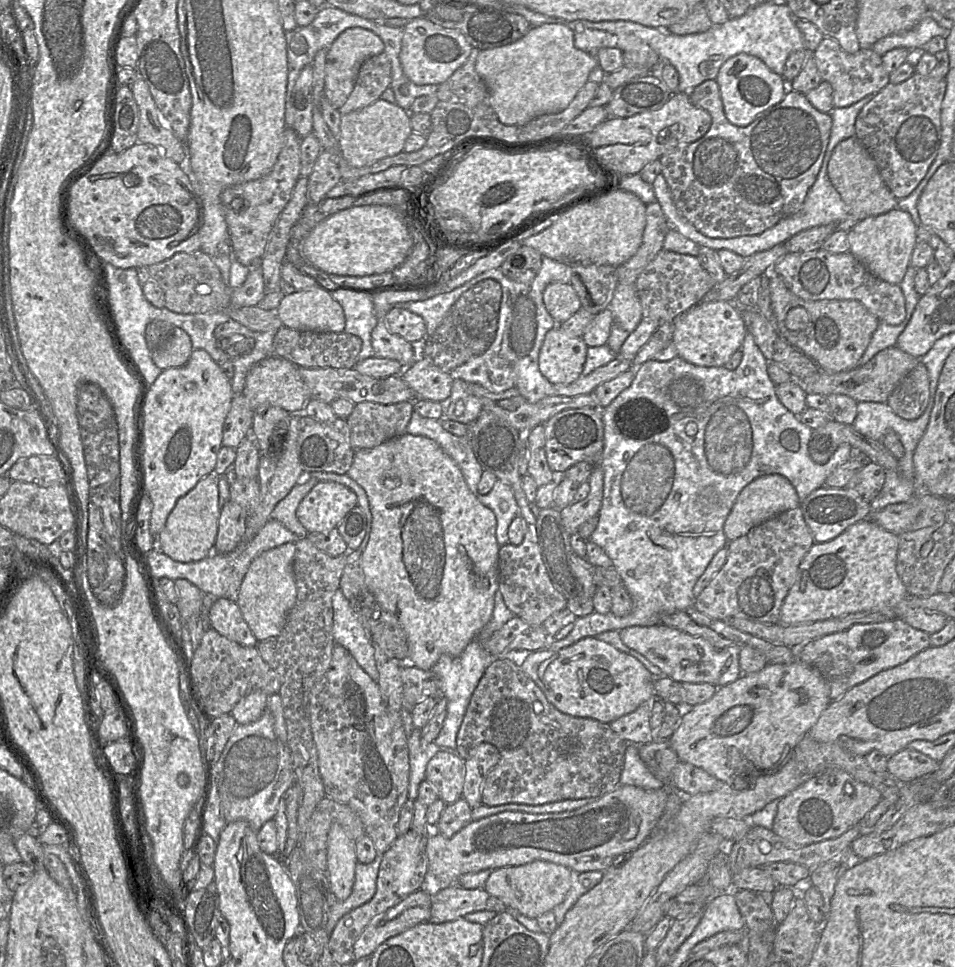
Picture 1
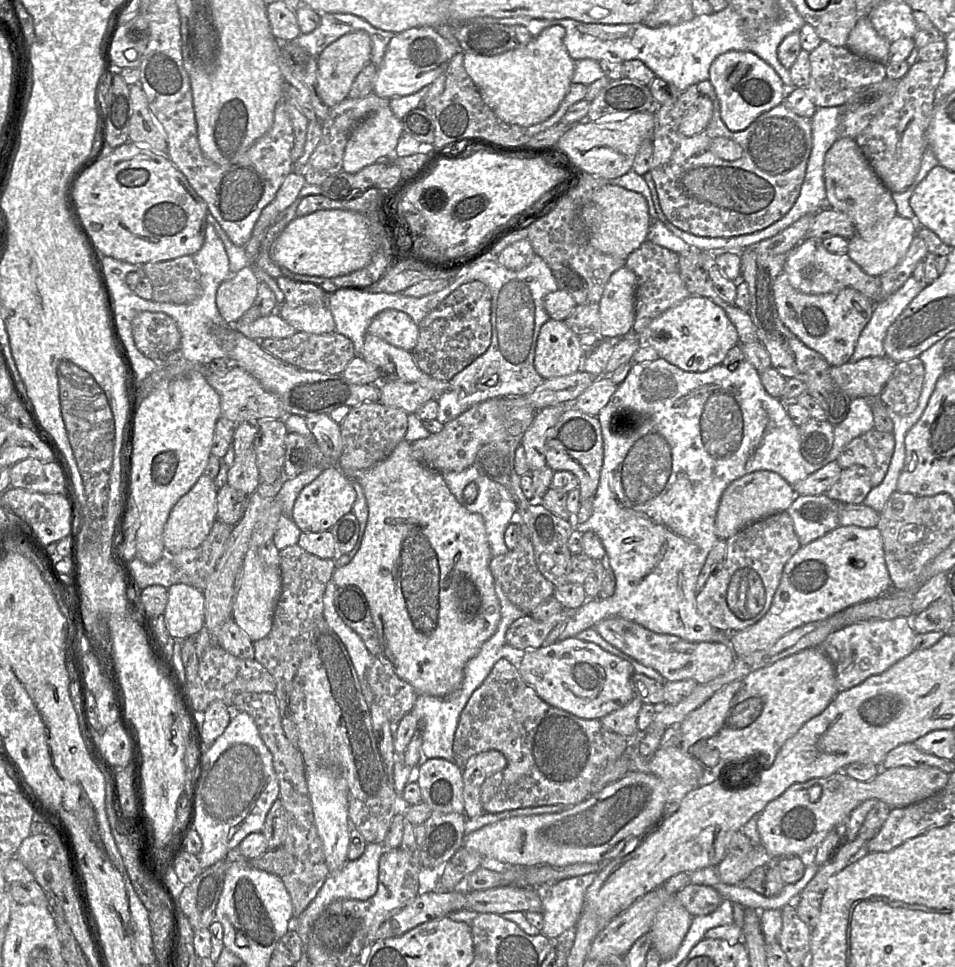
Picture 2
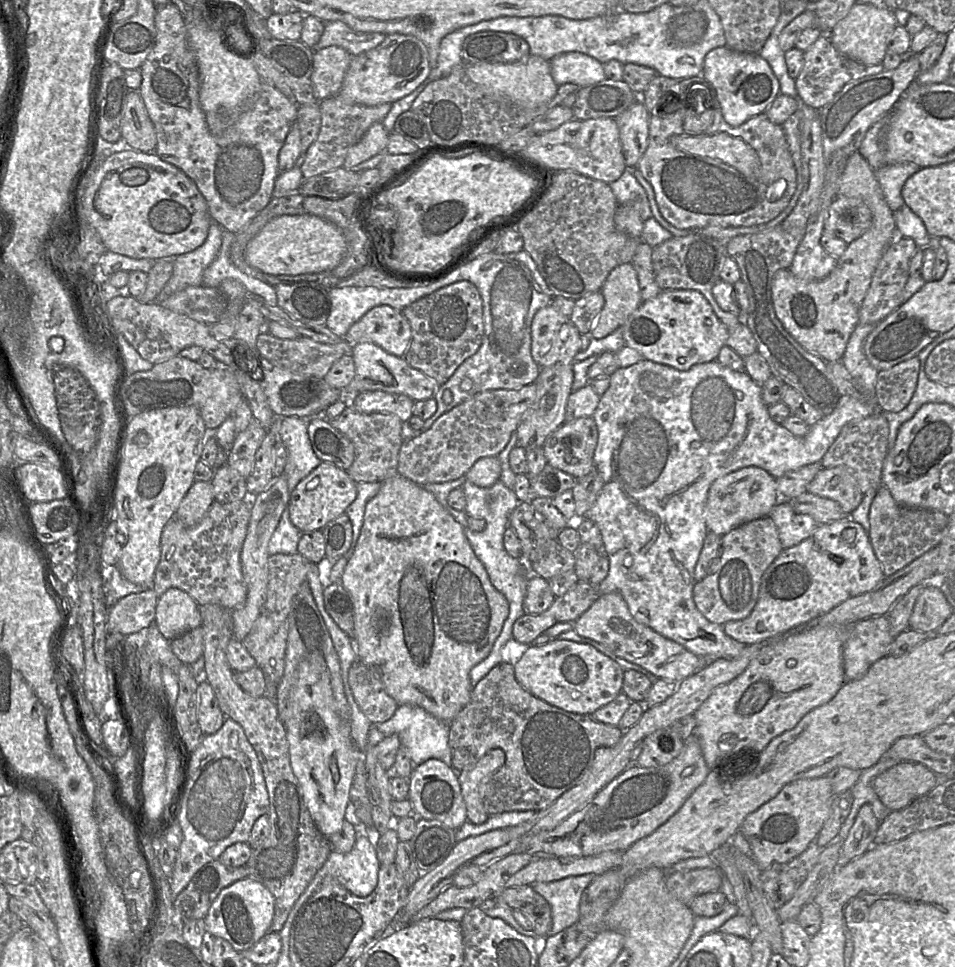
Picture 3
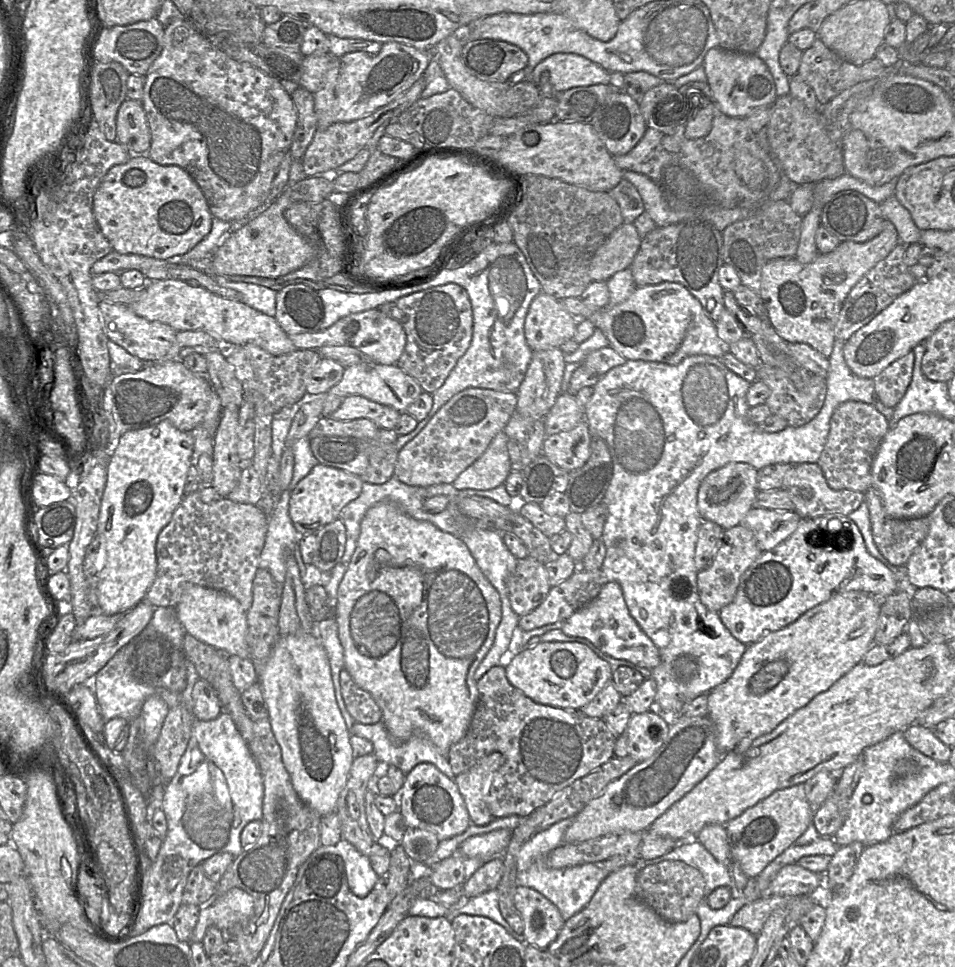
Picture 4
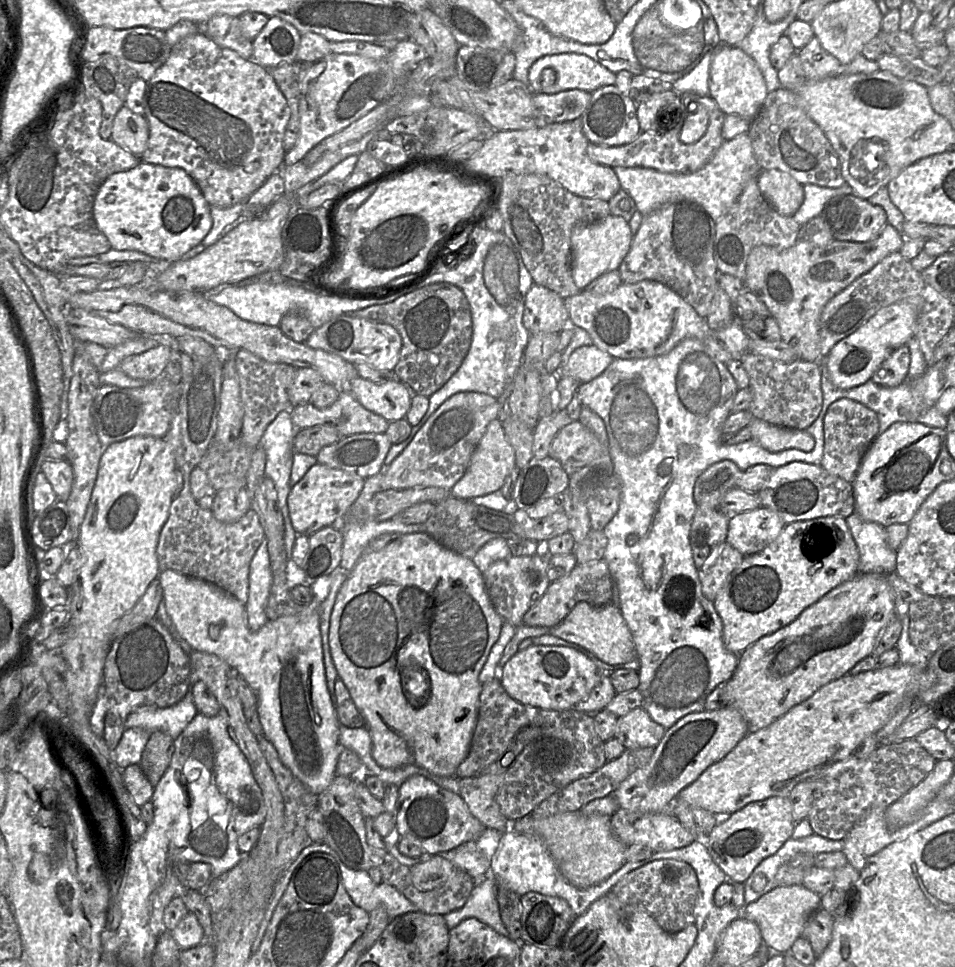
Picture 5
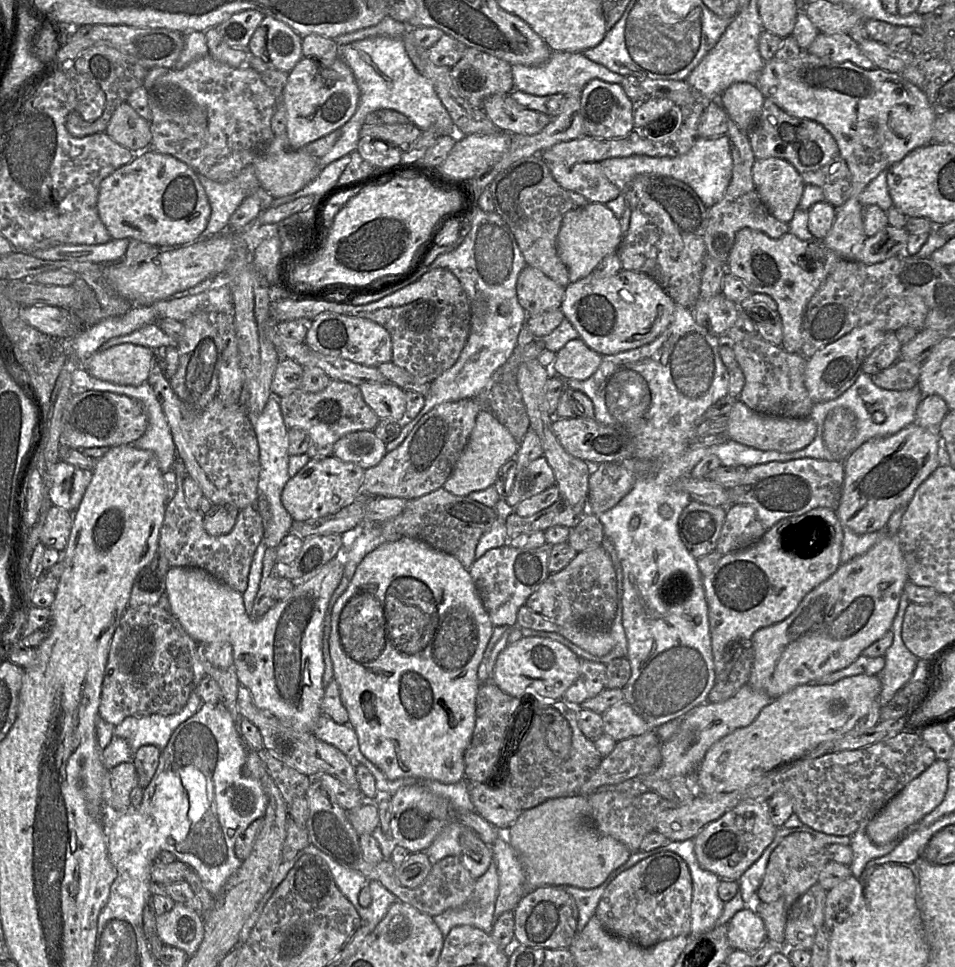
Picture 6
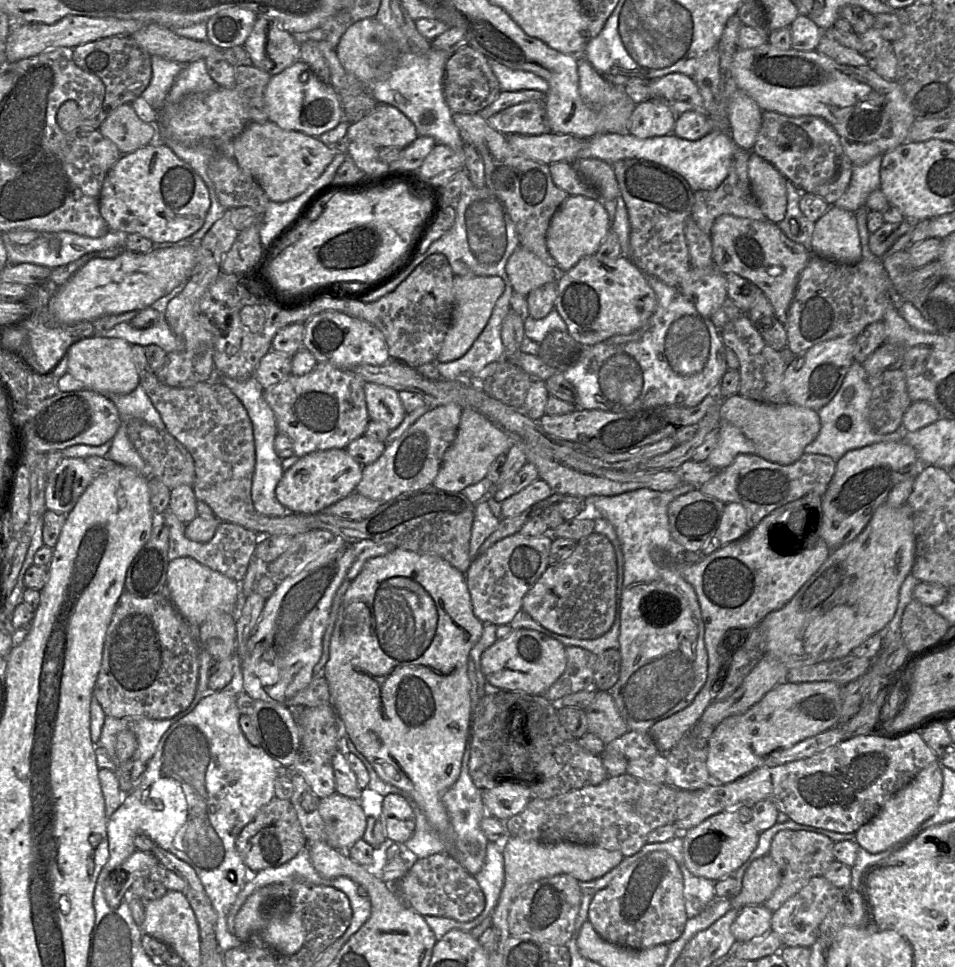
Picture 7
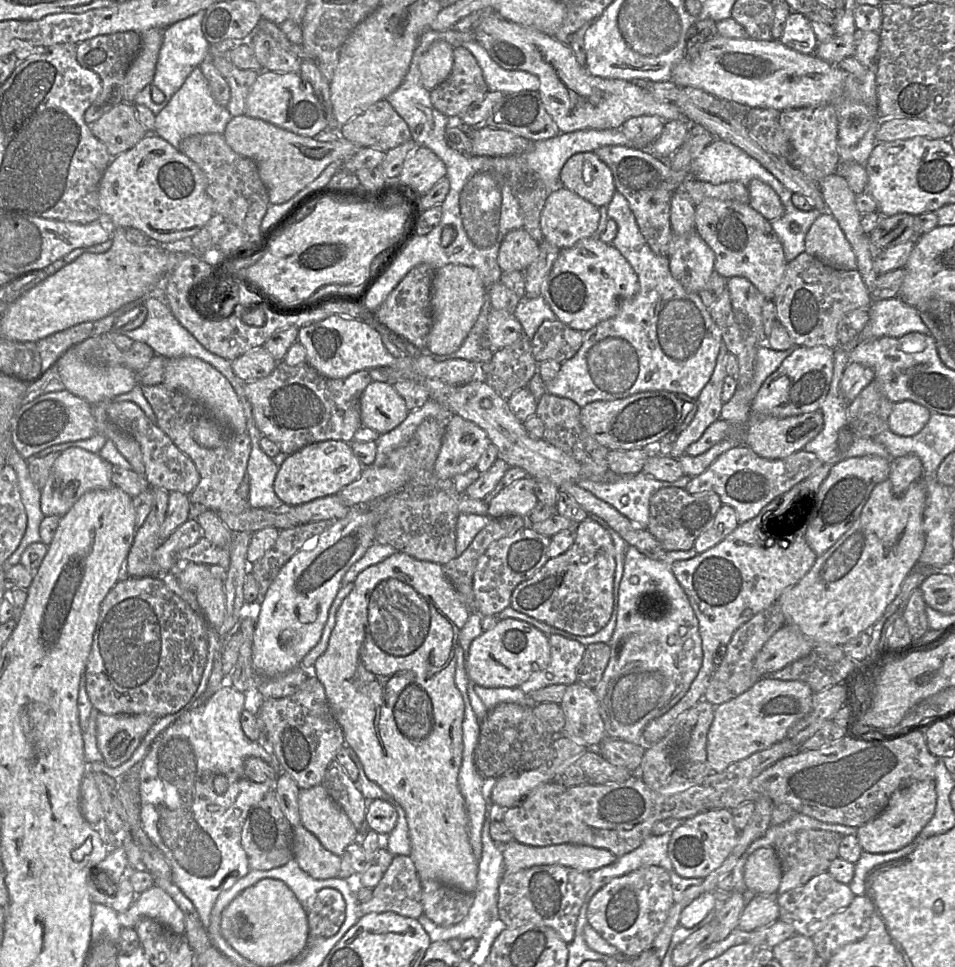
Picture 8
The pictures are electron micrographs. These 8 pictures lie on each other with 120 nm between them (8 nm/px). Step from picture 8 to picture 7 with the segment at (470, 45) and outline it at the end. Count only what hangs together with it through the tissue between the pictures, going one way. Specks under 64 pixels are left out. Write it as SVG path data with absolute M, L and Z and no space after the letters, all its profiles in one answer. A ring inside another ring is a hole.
M488 59L488 63L499 81L501 91L536 90L544 94L548 91L547 81L533 72L513 70L493 59Z

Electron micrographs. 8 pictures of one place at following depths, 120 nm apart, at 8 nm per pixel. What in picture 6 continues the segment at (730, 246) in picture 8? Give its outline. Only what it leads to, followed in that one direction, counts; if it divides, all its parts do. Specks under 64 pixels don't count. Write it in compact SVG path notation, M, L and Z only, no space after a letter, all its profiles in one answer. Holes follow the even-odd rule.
M742 228L736 234L726 273L742 279L751 293L767 294L776 302L783 324L781 346L789 353L800 354L803 344L802 323L807 305L841 259L816 239L801 240L790 232L779 238L771 238L763 232Z

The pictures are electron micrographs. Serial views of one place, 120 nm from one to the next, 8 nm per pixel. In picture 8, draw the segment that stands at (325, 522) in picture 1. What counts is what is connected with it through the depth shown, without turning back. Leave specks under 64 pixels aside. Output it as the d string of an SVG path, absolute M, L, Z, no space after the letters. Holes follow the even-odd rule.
M337 440L312 443L287 456L275 477L274 492L286 505L297 506L316 498L336 495L358 479L363 469L350 443Z

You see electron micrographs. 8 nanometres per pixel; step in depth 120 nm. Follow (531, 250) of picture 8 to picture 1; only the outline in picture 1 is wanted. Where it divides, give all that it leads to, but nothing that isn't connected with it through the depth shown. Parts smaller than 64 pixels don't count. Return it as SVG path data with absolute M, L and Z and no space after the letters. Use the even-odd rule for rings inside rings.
M560 325L547 332L539 352L539 370L553 385L570 384L581 375L586 361L588 346L580 337L564 331Z

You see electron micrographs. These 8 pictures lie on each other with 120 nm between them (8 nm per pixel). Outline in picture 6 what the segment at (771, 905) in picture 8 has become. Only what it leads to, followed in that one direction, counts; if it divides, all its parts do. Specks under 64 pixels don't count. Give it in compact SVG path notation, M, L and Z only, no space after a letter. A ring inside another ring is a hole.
M753 905L738 911L727 926L727 936L733 950L755 951L767 940L765 923Z

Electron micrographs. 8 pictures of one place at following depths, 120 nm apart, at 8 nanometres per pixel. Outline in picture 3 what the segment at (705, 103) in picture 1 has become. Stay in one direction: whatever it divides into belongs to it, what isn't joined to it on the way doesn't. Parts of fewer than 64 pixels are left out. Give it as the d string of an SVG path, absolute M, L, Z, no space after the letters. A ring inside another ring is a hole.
M707 80L694 84L698 85L691 84L689 90L686 92L686 96L684 97L685 106L679 107L675 113L661 114L659 110L663 109L659 109L659 107L654 107L650 112L648 146L636 165L636 169L642 173L653 187L661 214L670 224L679 229L705 226L752 226L773 220L788 205L797 186L796 169L783 127L771 122L765 113L750 118L740 126L733 127L729 125L723 117L720 102L713 86ZM703 83L705 83L706 87L709 87L713 93L710 94L710 103L715 109L715 117L713 124L701 135L727 133L747 142L757 152L761 161L761 169L754 172L754 174L744 174L734 168L731 163L728 164L720 158L703 157L680 151L670 143L670 139L674 135L689 135L685 133L681 121L685 119L686 112L697 101L701 100L700 98L694 98L695 92L693 92L692 89L696 86L702 86L701 84Z

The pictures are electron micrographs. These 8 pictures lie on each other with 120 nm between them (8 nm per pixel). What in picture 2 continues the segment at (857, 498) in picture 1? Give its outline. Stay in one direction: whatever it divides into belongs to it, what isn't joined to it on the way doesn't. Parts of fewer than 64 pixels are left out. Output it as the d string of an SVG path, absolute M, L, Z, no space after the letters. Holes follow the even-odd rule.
M826 494L796 496L786 511L793 520L801 547L840 526L840 505Z

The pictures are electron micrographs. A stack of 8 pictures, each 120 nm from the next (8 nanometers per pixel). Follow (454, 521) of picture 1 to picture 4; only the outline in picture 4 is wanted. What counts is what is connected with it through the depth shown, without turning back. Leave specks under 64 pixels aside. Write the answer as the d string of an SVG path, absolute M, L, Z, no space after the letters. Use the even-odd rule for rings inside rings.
M380 502L367 510L362 518L356 548L347 564L344 576L338 586L335 603L335 620L339 640L344 649L344 669L353 681L368 692L382 712L381 721L395 741L403 742L413 736L428 739L442 754L463 738L471 722L476 702L477 688L474 673L493 645L496 630L502 618L502 604L498 591L483 575L463 541L444 532L434 524L417 520L398 506Z

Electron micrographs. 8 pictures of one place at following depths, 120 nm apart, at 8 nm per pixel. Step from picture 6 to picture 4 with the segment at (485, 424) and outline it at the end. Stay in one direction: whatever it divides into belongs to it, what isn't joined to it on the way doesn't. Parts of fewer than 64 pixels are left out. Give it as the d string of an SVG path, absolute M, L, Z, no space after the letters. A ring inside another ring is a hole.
M504 431L499 432L486 451L453 481L453 487L458 490L491 490L503 485L512 470L508 439Z

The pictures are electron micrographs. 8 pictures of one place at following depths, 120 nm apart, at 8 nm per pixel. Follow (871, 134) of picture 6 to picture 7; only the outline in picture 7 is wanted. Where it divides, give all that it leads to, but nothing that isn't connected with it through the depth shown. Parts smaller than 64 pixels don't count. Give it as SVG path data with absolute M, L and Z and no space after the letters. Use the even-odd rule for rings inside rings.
M769 42L756 48L739 49L732 63L732 74L738 89L750 95L762 111L775 111L791 117L817 116L827 121L839 135L843 150L854 166L865 165L874 157L905 143L916 120L896 81L881 77L871 67L840 64L816 50L782 50ZM831 206L815 223L811 241L814 255L847 264L862 259L855 213Z

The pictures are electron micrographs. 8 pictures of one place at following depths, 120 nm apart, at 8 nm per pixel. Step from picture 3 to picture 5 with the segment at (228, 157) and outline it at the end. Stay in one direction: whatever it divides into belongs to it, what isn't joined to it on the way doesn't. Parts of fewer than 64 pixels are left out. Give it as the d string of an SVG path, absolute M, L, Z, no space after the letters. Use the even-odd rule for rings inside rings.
M203 32L189 35L172 46L165 63L147 81L143 103L145 108L144 116L148 123L149 139L144 152L137 157L145 163L183 169L195 182L209 206L228 208L237 203L244 203L284 164L284 157L287 151L283 145L283 138L290 118L290 108L277 82L269 73L269 69L257 64L253 58L243 59L235 51L219 47Z

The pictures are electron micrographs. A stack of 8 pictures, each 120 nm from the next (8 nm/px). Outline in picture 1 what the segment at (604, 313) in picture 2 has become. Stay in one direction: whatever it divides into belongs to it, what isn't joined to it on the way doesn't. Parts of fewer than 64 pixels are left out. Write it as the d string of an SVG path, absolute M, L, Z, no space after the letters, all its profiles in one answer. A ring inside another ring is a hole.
M618 283L607 309L612 312L615 324L632 333L643 319L643 311L635 285Z

